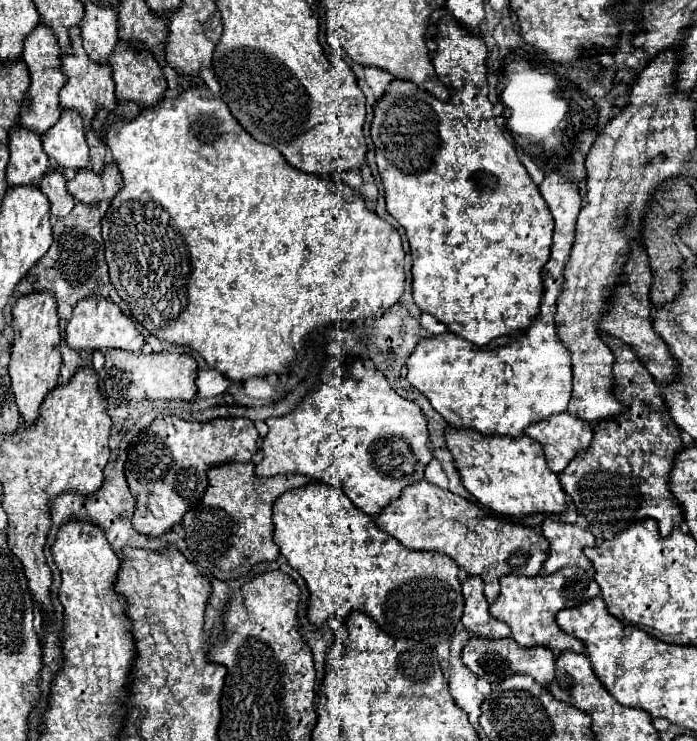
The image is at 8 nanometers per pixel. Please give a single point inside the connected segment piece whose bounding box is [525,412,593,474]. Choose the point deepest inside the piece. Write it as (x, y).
(561, 436)

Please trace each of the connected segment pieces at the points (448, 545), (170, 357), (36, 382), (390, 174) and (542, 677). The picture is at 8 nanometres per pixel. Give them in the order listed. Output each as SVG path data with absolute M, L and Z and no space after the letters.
M417 480L403 488L397 500L391 500L379 514L377 526L397 538L411 550L433 550L451 556L467 574L481 576L485 582L485 598L491 602L499 596L499 578L507 574L537 576L549 556L549 542L539 528L509 522L499 514L491 514L467 498L451 494L427 480Z
M111 348L105 352L105 390L107 396L115 400L135 398L135 400L193 400L197 394L195 378L197 378L197 362L189 354L177 352L159 352L159 354L135 354L119 348Z
M31 292L21 296L13 304L13 332L15 340L11 346L11 362L9 362L9 376L11 388L15 392L15 402L19 412L25 418L25 424L33 424L39 406L49 390L53 390L59 382L59 316L57 316L57 300L51 292Z
M445 14L437 22L437 50L433 54L433 66L437 70L439 80L447 86L449 90L449 102L439 102L439 104L407 104L407 82L405 80L393 80L389 84L389 90L385 90L383 98L377 100L373 108L373 122L371 122L371 140L375 146L375 158L377 158L377 170L379 178L385 188L385 202L387 202L387 212L405 228L409 244L411 244L411 258L413 258L413 302L417 304L419 310L433 314L439 322L443 322L453 334L483 346L489 344L493 338L499 338L503 334L513 334L513 330L525 330L537 316L539 312L539 302L543 296L543 282L541 282L541 270L545 262L549 260L549 250L551 250L551 236L553 236L553 216L535 186L535 182L529 178L525 166L519 162L517 152L513 144L505 138L503 130L495 124L493 116L493 104L487 98L487 68L485 68L485 58L487 58L487 46L479 34L471 34L455 22L453 14Z
M471 636L469 642L463 646L461 658L467 668L471 668L479 678L487 678L491 684L497 684L513 674L529 674L543 686L547 686L555 678L555 654L549 648L545 646L523 648L513 638L495 640L495 638Z

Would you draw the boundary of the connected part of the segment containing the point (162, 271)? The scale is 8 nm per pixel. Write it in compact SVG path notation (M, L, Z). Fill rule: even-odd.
M205 84L191 86L177 98L161 98L159 104L143 108L133 120L109 124L105 130L105 144L111 150L123 176L123 186L119 194L115 194L115 198L111 200L111 206L101 220L111 284L115 286L119 296L129 304L133 318L139 324L143 324L153 336L171 344L191 346L205 358L205 362L211 368L219 370L231 380L245 382L251 376L267 376L269 372L289 372L297 358L303 356L305 336L311 330L323 328L327 324L359 322L367 316L379 316L393 304L397 304L401 294L405 292L405 252L401 248L399 232L375 212L367 210L363 196L357 190L349 188L343 180L323 178L295 170L277 148L257 142L233 118L233 114L227 110L227 104L219 96L213 96Z

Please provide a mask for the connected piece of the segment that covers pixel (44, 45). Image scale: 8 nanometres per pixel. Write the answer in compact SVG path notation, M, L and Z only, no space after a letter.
M43 22L37 24L35 30L31 30L27 34L27 40L23 42L23 60L29 68L31 74L31 86L27 90L25 102L21 106L21 114L19 114L19 122L39 134L43 134L45 130L51 128L51 124L55 124L55 120L59 120L61 114L61 106L59 106L59 90L65 86L65 74L59 70L61 68L61 48L57 46L57 38L55 32L51 28L47 28Z

